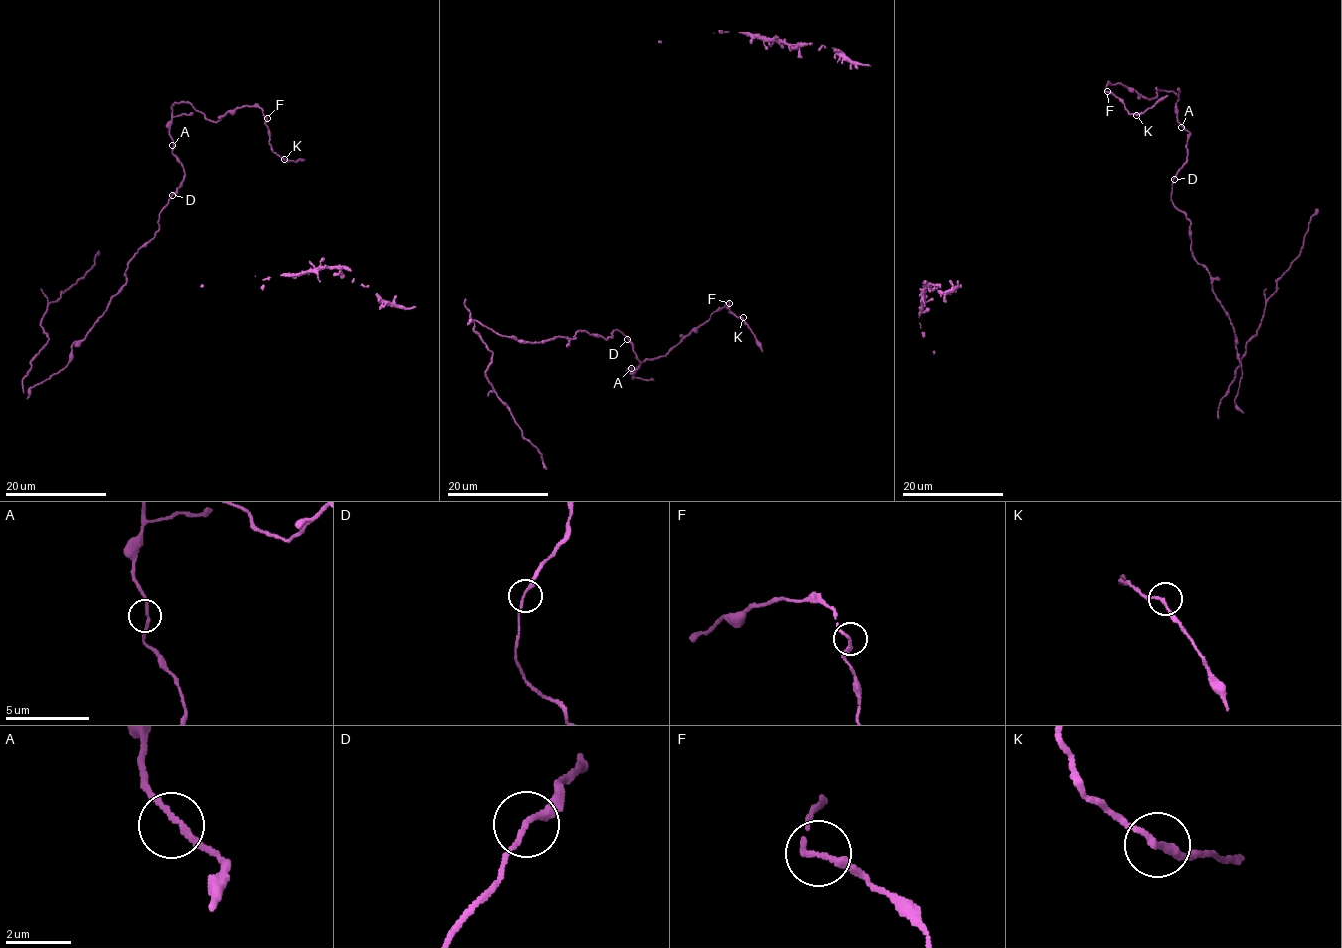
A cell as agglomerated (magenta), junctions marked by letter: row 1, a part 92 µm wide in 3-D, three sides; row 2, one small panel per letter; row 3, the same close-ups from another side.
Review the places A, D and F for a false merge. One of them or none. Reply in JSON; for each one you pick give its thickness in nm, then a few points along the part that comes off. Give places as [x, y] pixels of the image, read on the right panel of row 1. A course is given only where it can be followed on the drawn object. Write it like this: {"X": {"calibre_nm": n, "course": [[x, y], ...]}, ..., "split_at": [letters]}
{"split_at": []}

